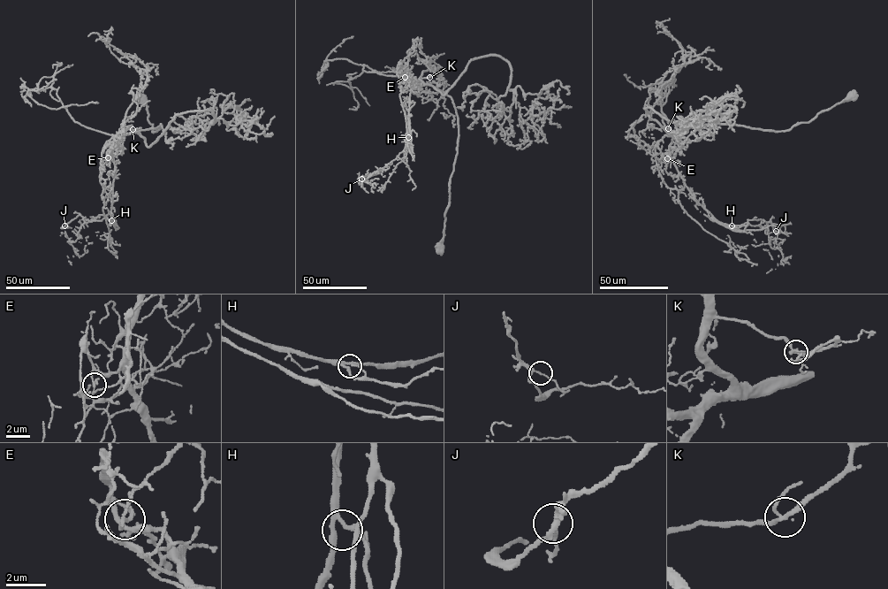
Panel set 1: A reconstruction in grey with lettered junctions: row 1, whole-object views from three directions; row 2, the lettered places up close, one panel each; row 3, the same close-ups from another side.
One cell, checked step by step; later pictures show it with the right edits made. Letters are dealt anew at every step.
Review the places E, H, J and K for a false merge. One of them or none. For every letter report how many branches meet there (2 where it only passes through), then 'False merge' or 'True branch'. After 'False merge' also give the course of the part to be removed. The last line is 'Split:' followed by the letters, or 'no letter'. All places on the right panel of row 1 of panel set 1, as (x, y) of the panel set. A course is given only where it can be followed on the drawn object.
E: Branches: 3. False merge. Course of the part to remove: (667, 158), (661, 155), (666, 172), (700, 211), (782, 249), (785, 262), (766, 273)
H: Branches: 3. True branch
J: Branches: 3. True branch
K: Branches: 3. True branch
Split: E

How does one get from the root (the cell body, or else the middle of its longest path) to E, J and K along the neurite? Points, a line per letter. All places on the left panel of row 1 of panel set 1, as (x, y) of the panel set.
E: (143, 100), (152, 132), (162, 126), (124, 134), (108, 157)
J: (143, 100), (152, 132), (162, 126), (124, 134), (113, 147), (110, 220), (85, 222), (79, 215), (64, 225)
K: (143, 100), (152, 132), (162, 126), (128, 133), (123, 127), (132, 129)

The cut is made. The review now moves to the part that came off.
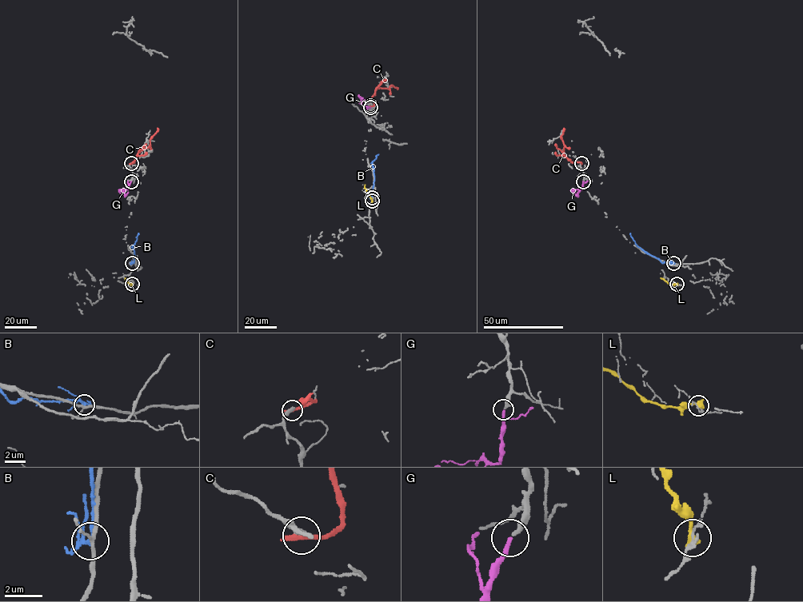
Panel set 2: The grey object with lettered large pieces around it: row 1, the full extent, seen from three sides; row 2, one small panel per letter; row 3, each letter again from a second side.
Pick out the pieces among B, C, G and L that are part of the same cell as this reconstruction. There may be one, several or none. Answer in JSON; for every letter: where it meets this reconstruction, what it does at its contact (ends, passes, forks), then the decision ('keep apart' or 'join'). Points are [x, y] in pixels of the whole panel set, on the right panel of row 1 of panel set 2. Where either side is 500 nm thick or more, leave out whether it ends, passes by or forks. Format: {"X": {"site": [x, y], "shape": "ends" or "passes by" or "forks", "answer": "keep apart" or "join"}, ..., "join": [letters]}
{"B": {"site": [673, 263], "shape": "forks", "answer": "keep apart"}, "C": {"site": [581, 163], "shape": "ends", "answer": "keep apart"}, "G": {"site": [583, 181], "shape": "ends", "answer": "join"}, "L": {"site": [677, 284], "shape": "ends", "answer": "keep apart"}, "join": ["G"]}

